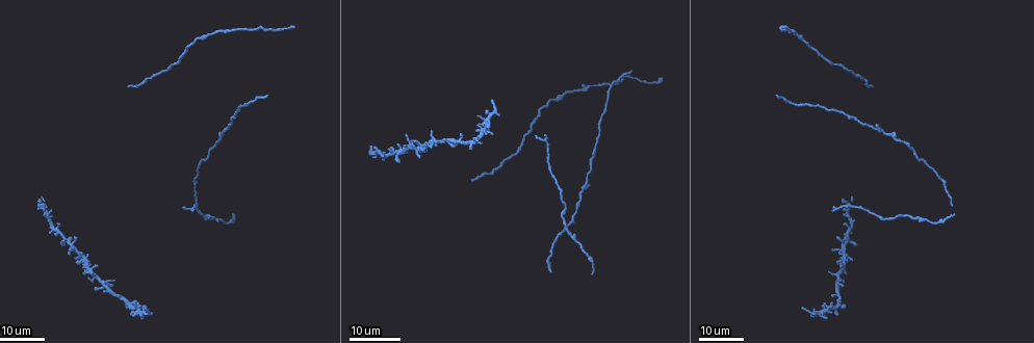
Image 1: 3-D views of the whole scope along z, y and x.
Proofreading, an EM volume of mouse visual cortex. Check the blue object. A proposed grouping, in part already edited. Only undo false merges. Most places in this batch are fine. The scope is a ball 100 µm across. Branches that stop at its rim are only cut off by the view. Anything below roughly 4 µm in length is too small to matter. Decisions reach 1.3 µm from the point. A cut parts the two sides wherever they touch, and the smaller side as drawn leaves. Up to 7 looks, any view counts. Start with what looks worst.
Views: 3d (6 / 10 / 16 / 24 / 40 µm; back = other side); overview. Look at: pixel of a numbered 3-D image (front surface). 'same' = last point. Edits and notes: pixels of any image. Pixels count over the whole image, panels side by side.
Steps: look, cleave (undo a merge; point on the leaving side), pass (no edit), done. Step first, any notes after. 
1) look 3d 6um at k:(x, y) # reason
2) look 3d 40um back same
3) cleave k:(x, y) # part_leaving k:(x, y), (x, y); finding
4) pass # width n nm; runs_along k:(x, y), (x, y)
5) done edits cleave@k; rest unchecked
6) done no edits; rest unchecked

look 3d 16um at 1:(102, 286) # two arms in line, one across

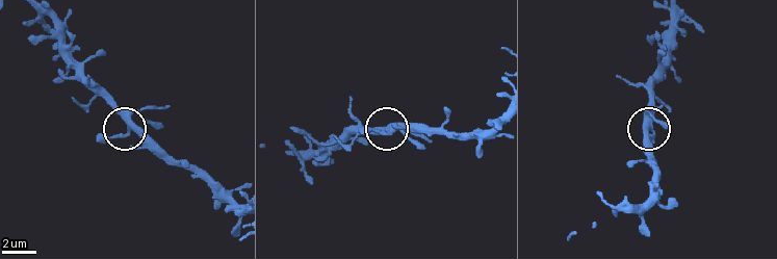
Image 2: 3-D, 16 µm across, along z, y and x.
look 3d 10um at 2:(651, 127)

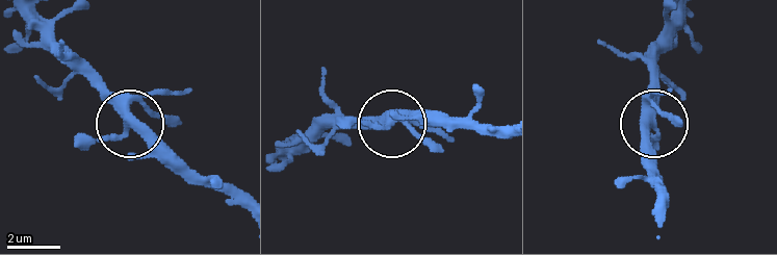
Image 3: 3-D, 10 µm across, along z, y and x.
pass # one neuron here

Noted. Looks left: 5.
look 3d 24um at 1:(490, 111) # thin arm on a thick one

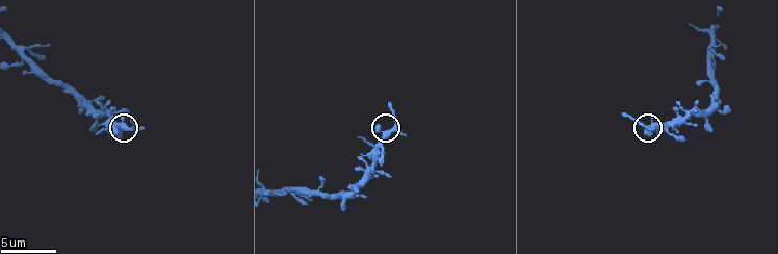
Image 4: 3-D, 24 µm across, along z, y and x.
look 3d 6um at 4:(128, 130) # closer look

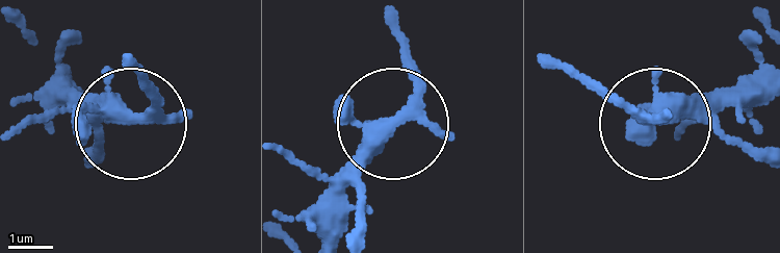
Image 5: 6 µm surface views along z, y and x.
pass # width 300 nm; runs_along 5:(54, 74), (136, 115), (144, 67); continuous, no second neuron

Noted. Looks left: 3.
look 3d 16um at 1:(843, 246) # thick turns thin

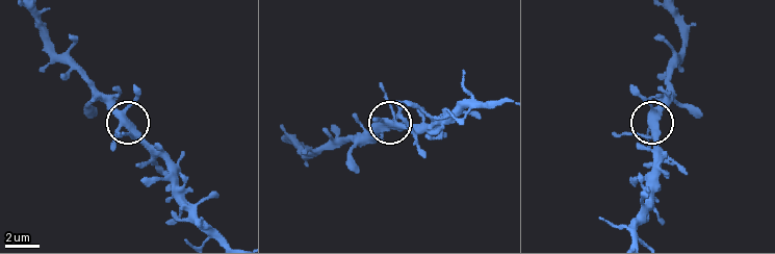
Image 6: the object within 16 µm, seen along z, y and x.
look 3d 10um at 6:(131, 129) # zoom in

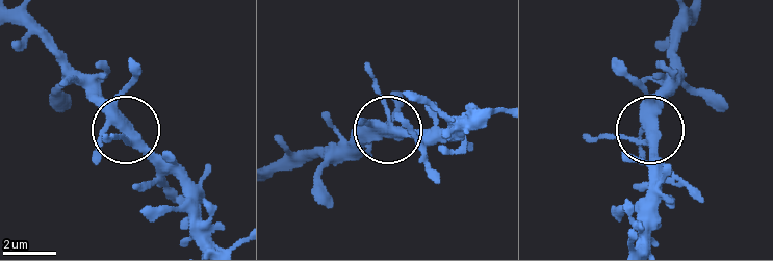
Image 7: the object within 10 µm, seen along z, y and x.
pass # arms 4; runs_along 7:(211, 240), (188, 186), (77, 81); one neuron here

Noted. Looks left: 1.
done no edits; rest unchecked

